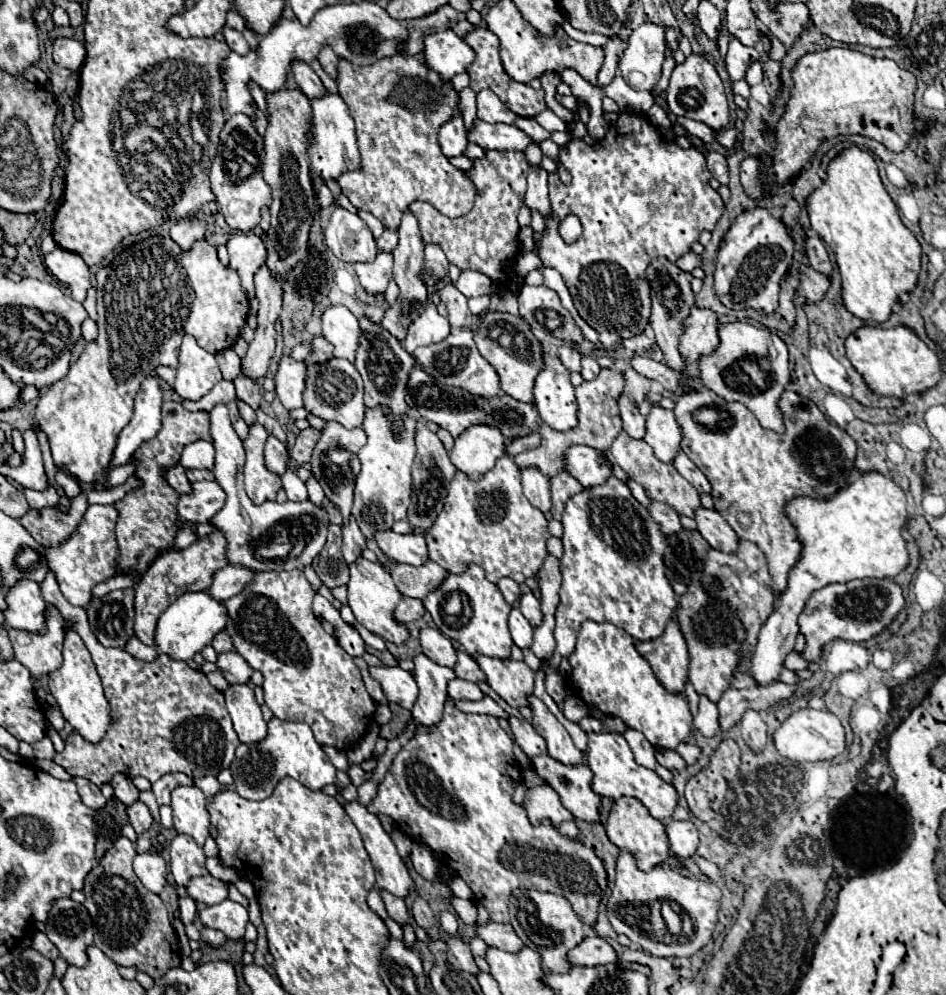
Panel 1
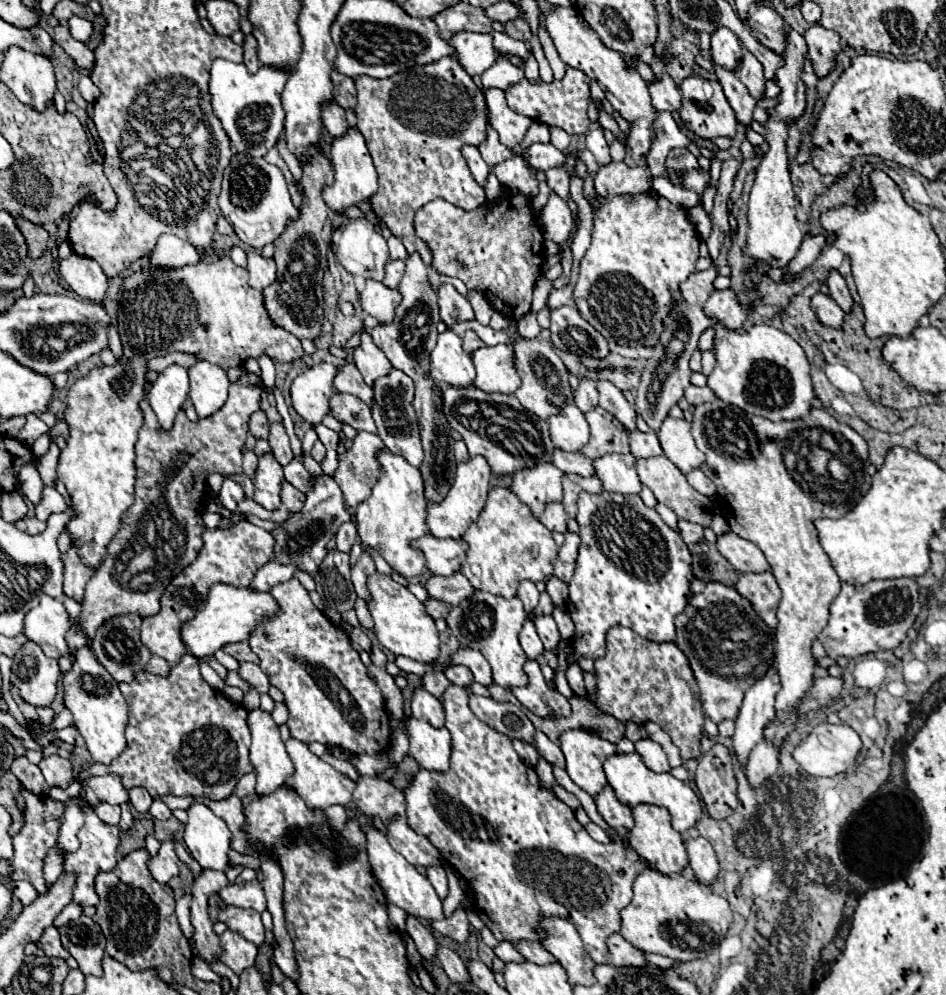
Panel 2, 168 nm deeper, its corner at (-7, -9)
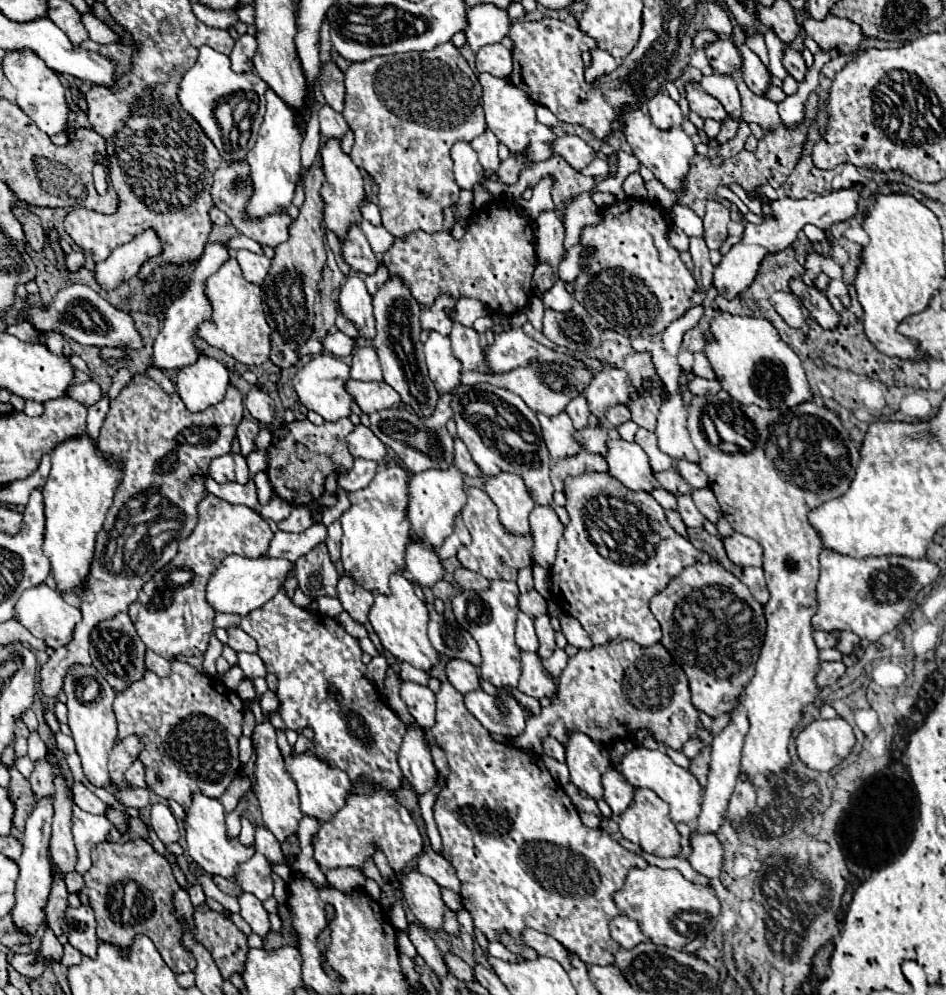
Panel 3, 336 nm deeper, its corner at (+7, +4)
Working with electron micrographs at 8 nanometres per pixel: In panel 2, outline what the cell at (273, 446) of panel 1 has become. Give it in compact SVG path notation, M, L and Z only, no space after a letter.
M274 422L274 424L270 426L268 442L270 442L270 448L272 448L274 458L276 458L282 466L288 466L288 464L292 462L292 450L290 450L288 434L286 434L286 430L284 430L282 424Z

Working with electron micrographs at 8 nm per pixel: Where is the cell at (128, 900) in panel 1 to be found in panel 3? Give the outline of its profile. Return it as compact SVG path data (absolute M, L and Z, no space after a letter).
M134 839L134 841L126 841L126 843L110 843L110 841L98 843L98 847L94 847L94 851L92 851L92 867L84 875L84 881L86 881L84 891L88 897L88 905L94 909L96 921L98 921L98 939L102 939L110 945L116 945L120 949L126 949L134 941L134 935L142 933L154 941L162 959L174 973L194 971L196 959L182 945L182 927L180 927L180 921L178 921L178 915L174 909L174 901L172 901L174 893L178 891L176 879L170 871L168 859L164 855L156 853L148 841Z

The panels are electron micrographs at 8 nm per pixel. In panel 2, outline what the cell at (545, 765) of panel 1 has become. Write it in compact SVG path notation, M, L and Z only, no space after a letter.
M606 786L604 790L600 790L594 796L596 808L600 812L600 816L606 820L606 824L618 832L624 832L626 828L630 830L632 826L632 816L630 816L630 808L626 804L620 804L612 792L610 786Z

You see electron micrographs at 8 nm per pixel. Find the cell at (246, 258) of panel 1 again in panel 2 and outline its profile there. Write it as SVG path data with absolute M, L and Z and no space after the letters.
M250 252L248 254L246 270L250 274L250 286L256 288L256 290L264 290L276 278L276 264L274 264L274 260L272 258L264 258L258 252Z

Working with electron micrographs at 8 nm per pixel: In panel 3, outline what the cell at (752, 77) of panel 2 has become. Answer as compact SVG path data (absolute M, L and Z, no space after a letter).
M748 45L740 47L740 55L742 55L742 77L744 83L756 93L756 95L766 95L772 75L768 71L768 67L760 61L760 57L750 51Z

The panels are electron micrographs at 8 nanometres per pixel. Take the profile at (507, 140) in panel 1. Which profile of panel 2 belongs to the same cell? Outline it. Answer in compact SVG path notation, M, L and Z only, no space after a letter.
M536 142L524 150L524 162L536 170L548 170L552 166L564 164L564 152L560 152L552 144Z

